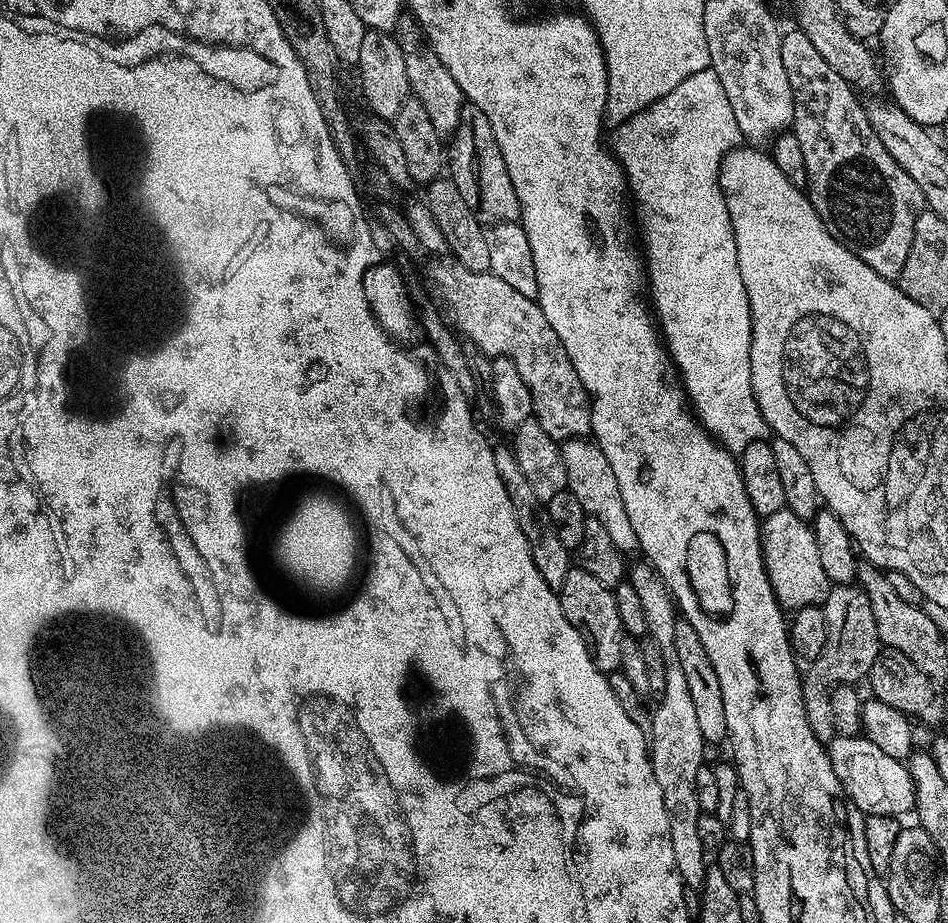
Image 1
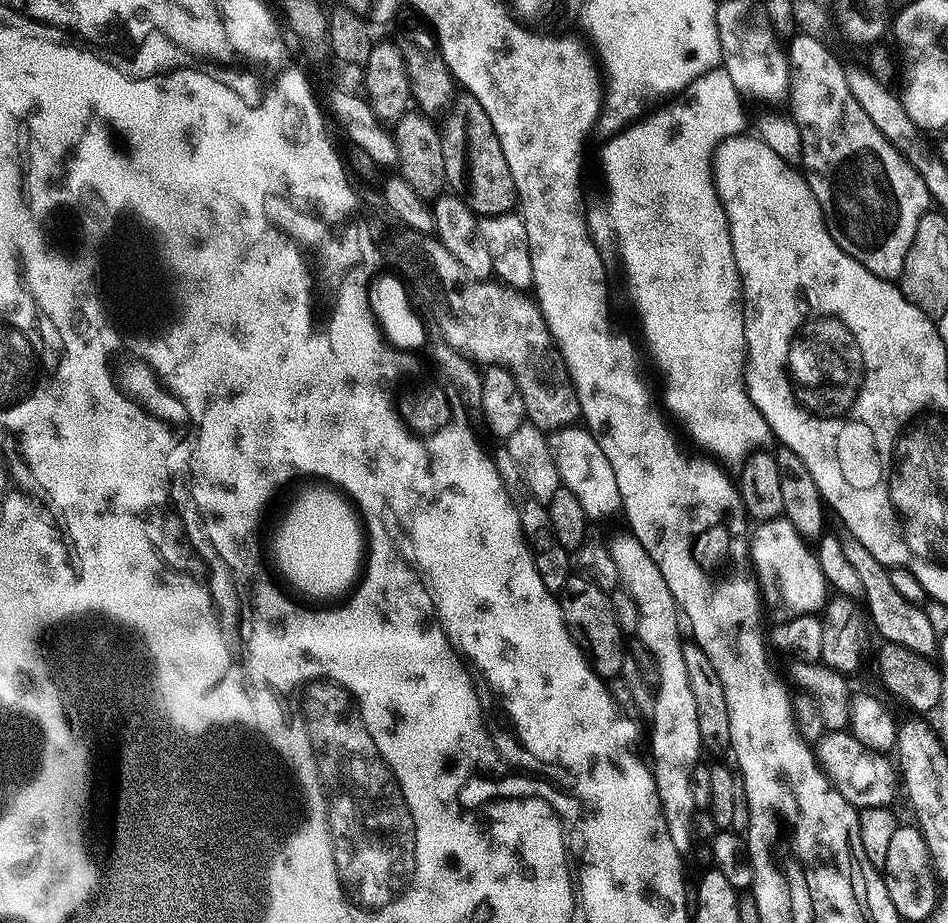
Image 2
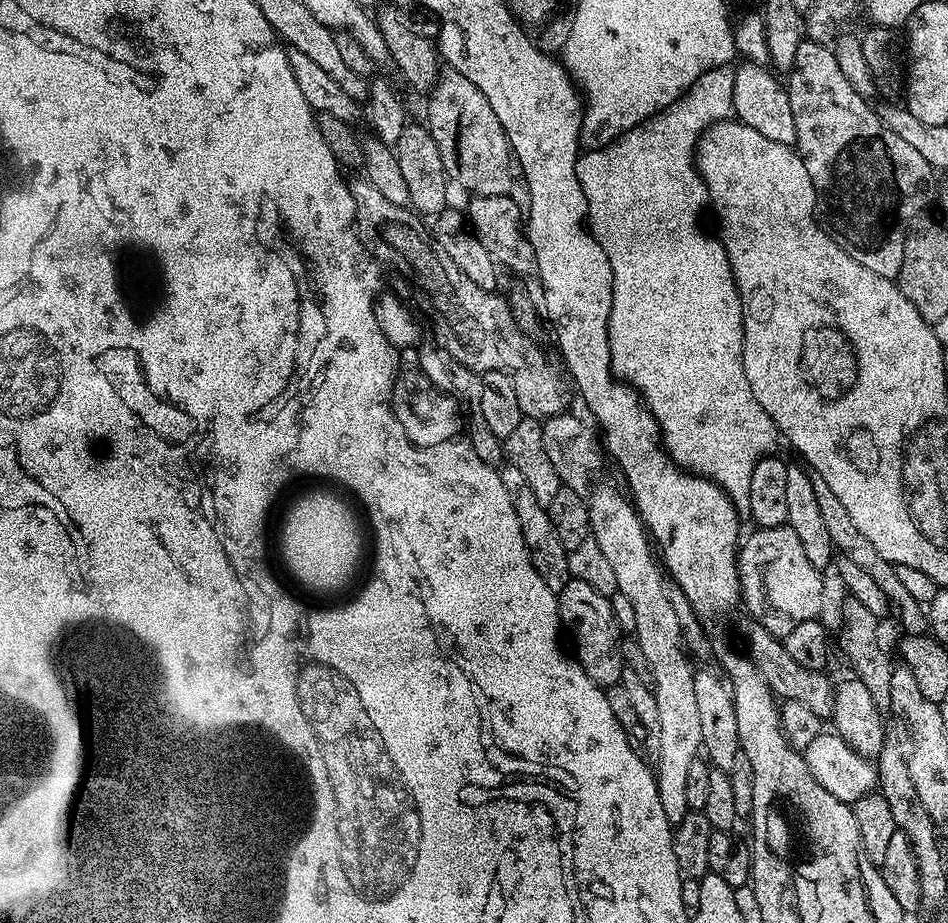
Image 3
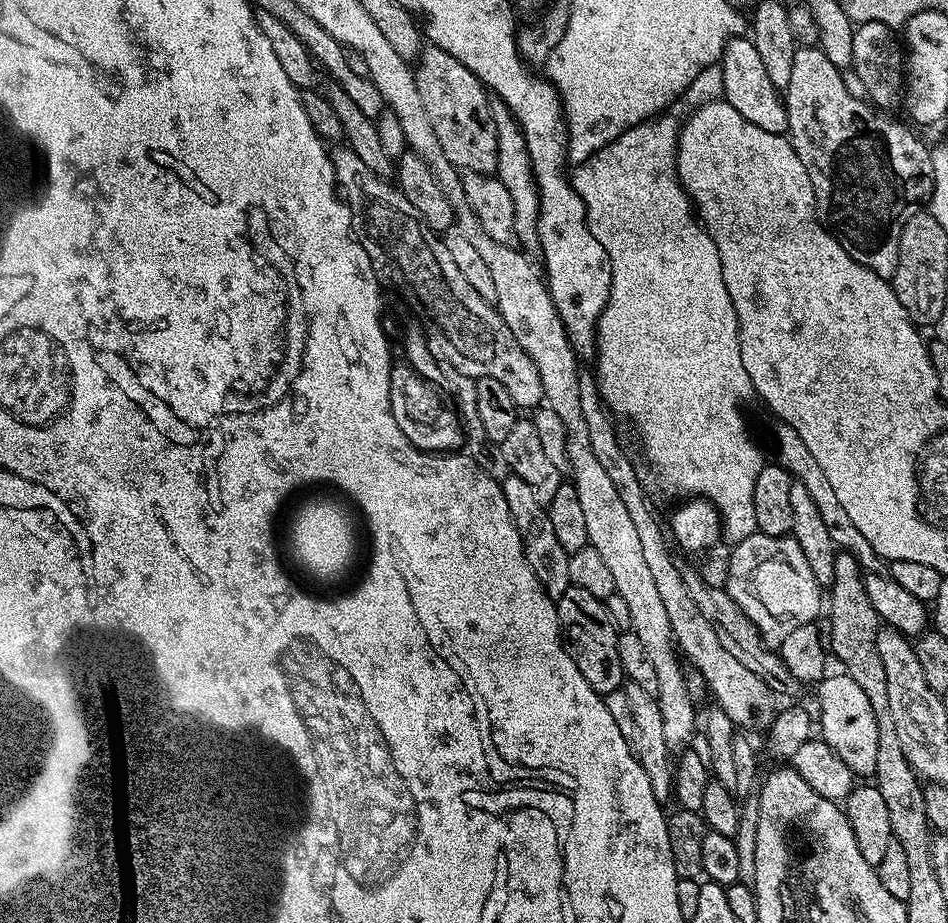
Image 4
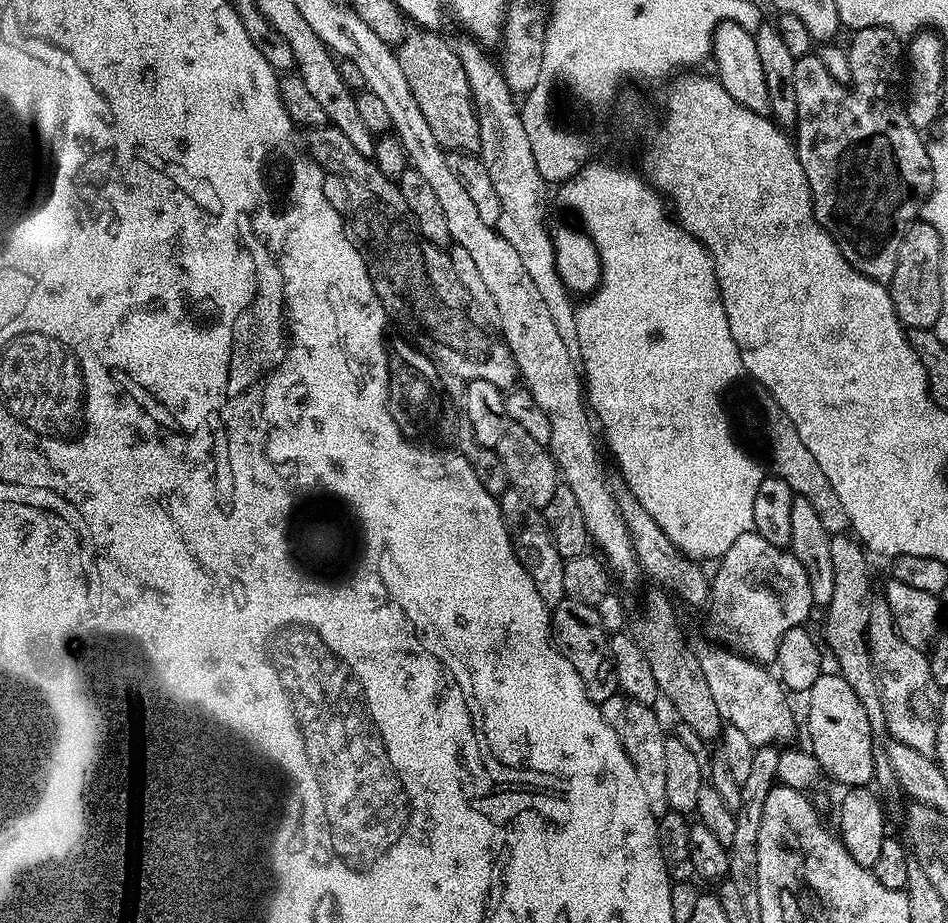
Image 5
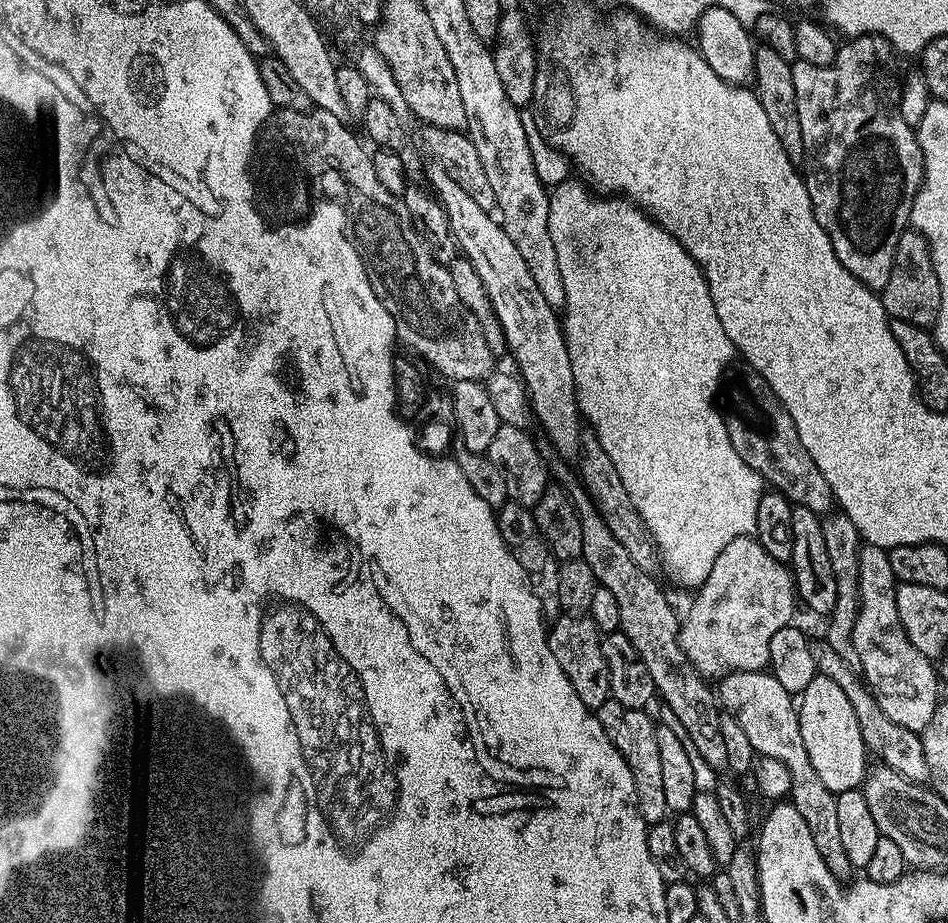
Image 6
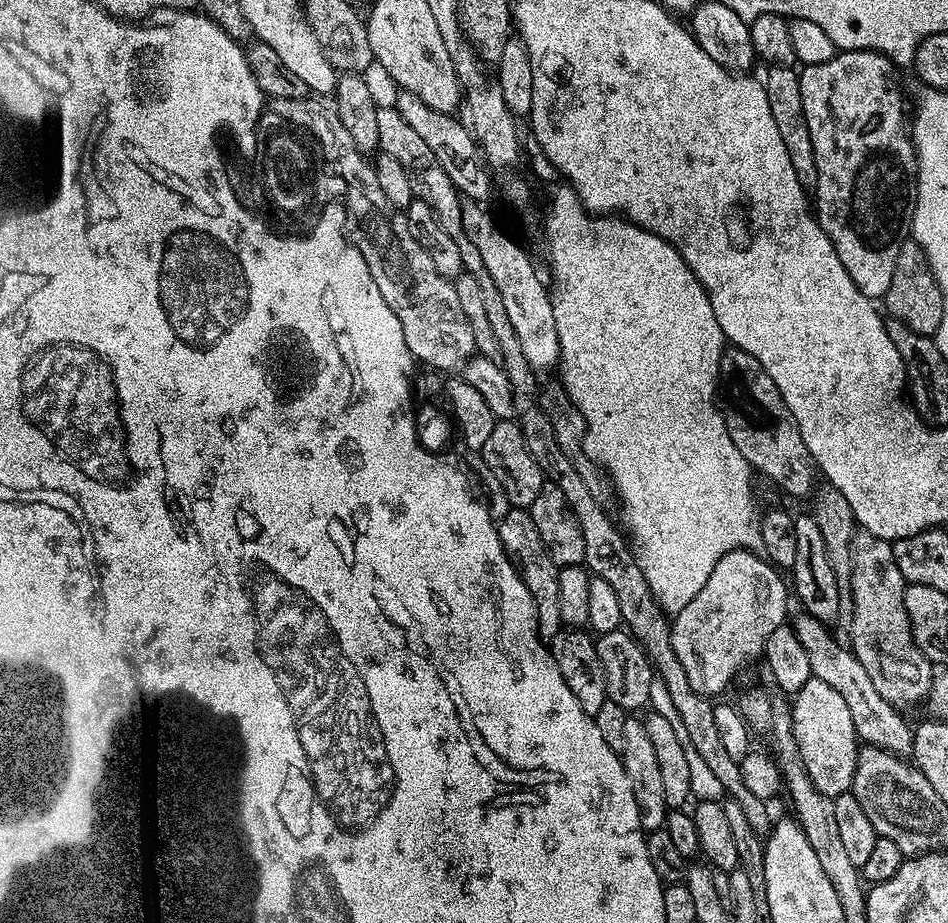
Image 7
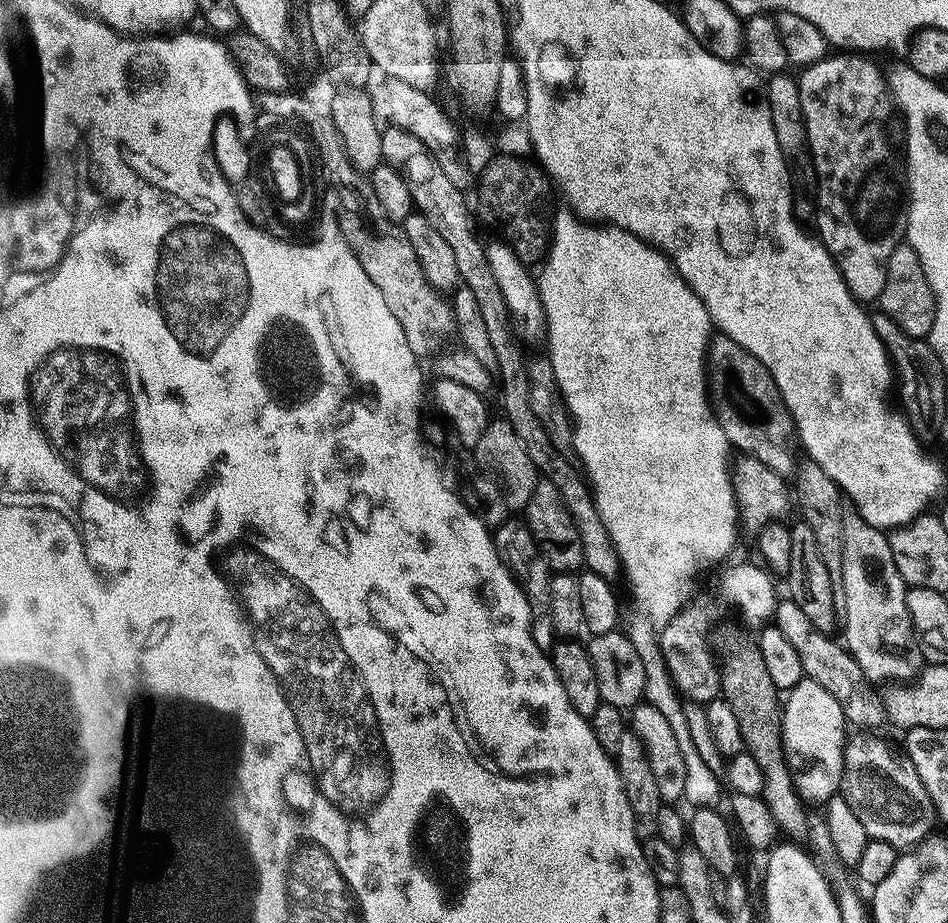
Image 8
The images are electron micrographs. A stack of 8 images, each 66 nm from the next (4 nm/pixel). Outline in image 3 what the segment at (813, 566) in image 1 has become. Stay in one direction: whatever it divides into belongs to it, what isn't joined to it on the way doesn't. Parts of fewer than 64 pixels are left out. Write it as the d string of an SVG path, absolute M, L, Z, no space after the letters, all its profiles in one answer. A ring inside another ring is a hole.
M790 527L782 528L765 528L763 530L752 530L752 533L743 537L742 543L738 548L738 559L736 562L736 569L740 571L740 595L742 597L743 607L748 607L748 612L761 623L762 626L770 632L770 634L779 638L784 637L786 634L790 634L790 630L794 630L794 626L799 626L801 622L807 620L817 619L821 615L820 611L824 608L824 580L822 577L821 569L810 566L810 562L806 559L806 554L802 550L802 542L798 542L798 534L794 534L794 530Z

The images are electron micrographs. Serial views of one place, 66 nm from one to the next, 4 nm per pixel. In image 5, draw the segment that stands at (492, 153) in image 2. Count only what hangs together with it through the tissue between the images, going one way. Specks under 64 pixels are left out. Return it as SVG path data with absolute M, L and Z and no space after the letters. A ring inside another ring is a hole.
M436 30L405 31L404 39L396 48L396 57L402 64L406 74L406 82L410 82L410 91L418 102L430 130L434 130L434 138L445 150L453 152L480 151L480 131L476 117L476 104L470 94L470 82L466 82L466 70L462 70L462 62L458 62L458 54L451 43L447 44Z

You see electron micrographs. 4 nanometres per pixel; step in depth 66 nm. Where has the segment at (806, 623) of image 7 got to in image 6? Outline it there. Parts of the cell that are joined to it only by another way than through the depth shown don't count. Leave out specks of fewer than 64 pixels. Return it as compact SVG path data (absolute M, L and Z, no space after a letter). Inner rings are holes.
M820 642L815 645L814 658L819 675L834 678L834 682L838 682L838 686L842 686L842 690L850 698L854 712L858 714L858 724L862 730L864 745L867 746L869 753L875 759L877 756L880 759L877 761L883 767L902 774L902 778L906 778L910 782L924 784L931 781L932 770L926 762L926 750L921 733L911 732L906 730L906 726L898 726L894 722L890 722L890 718L886 718L886 714L878 706L872 689L858 675L857 669L840 658L828 643Z

